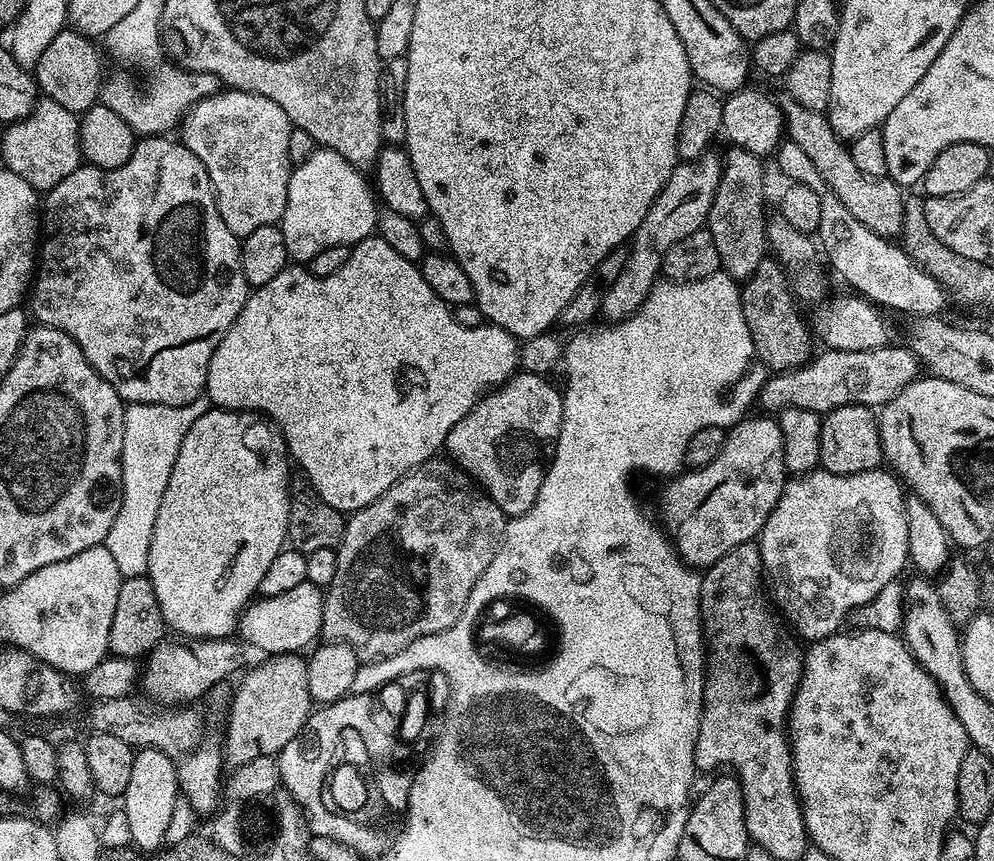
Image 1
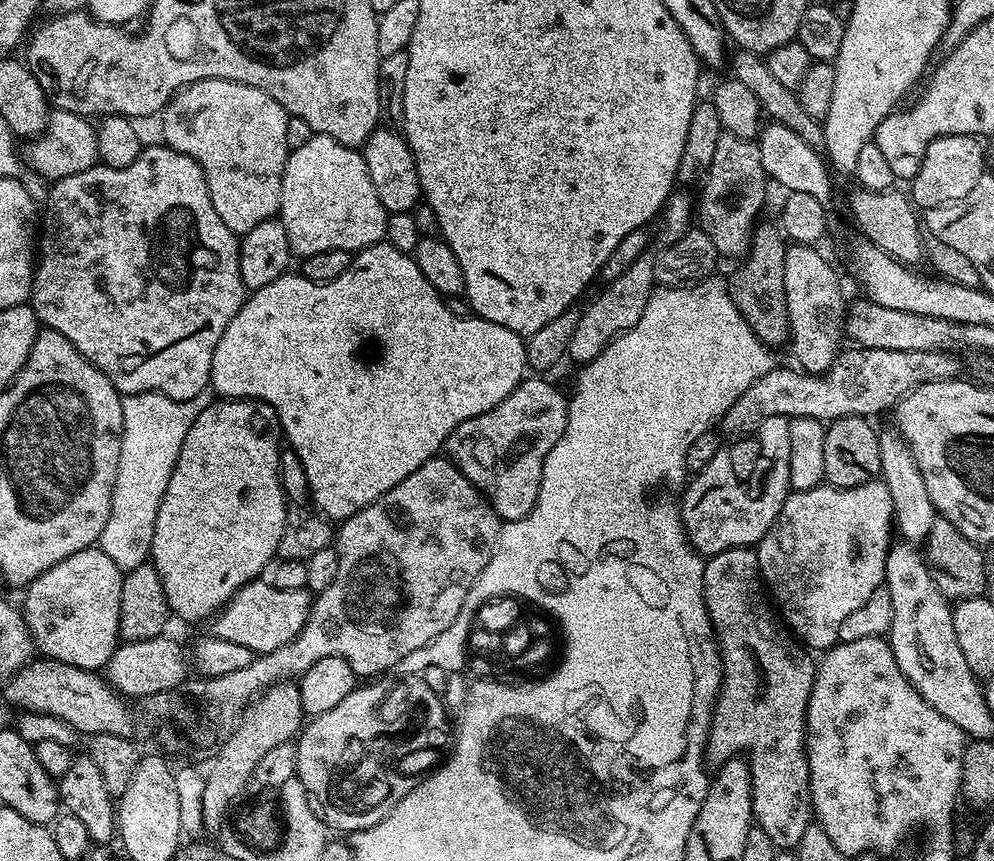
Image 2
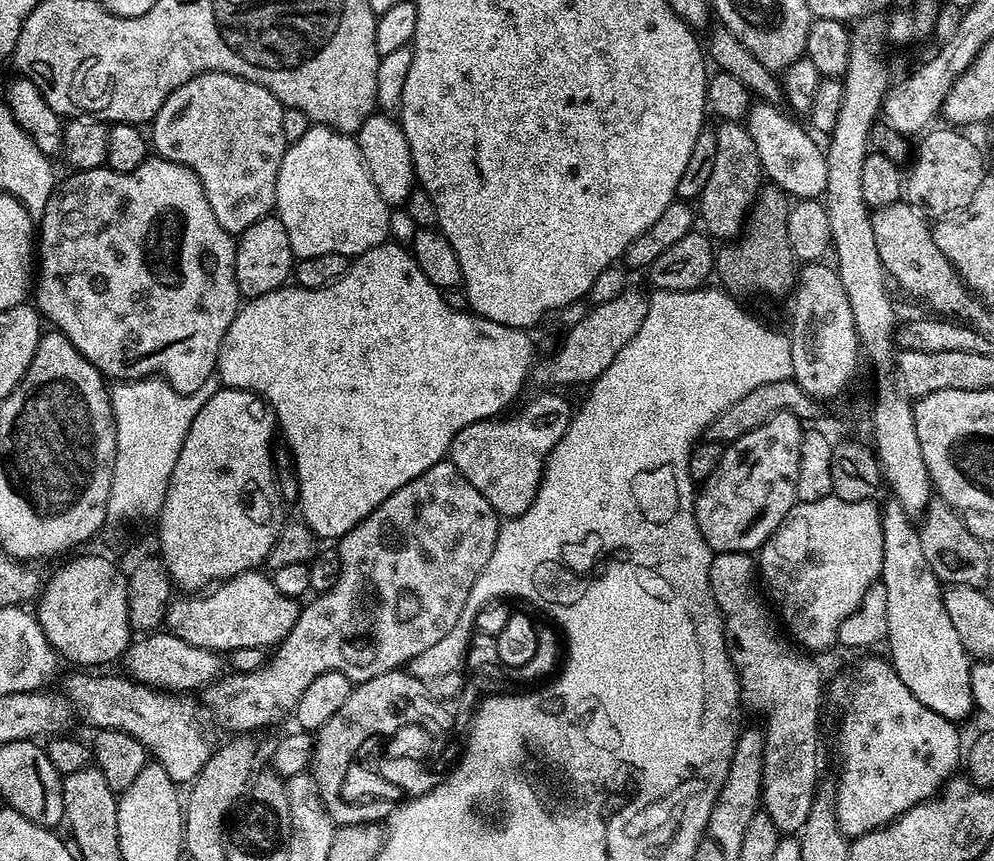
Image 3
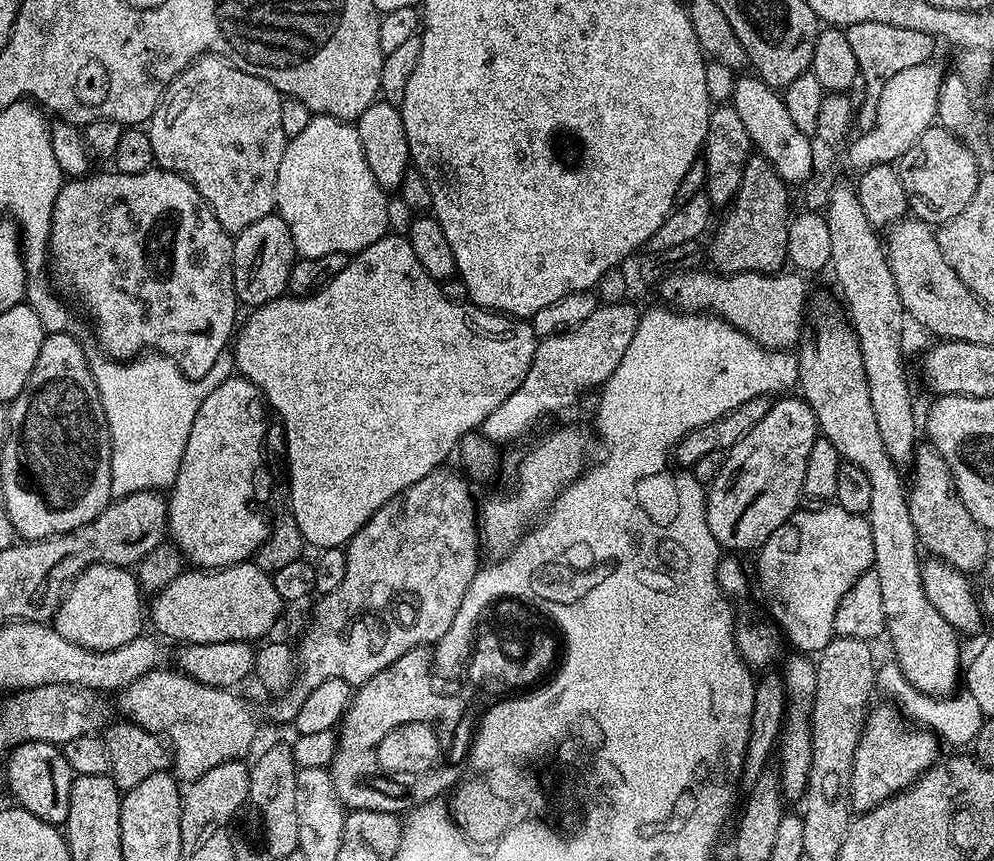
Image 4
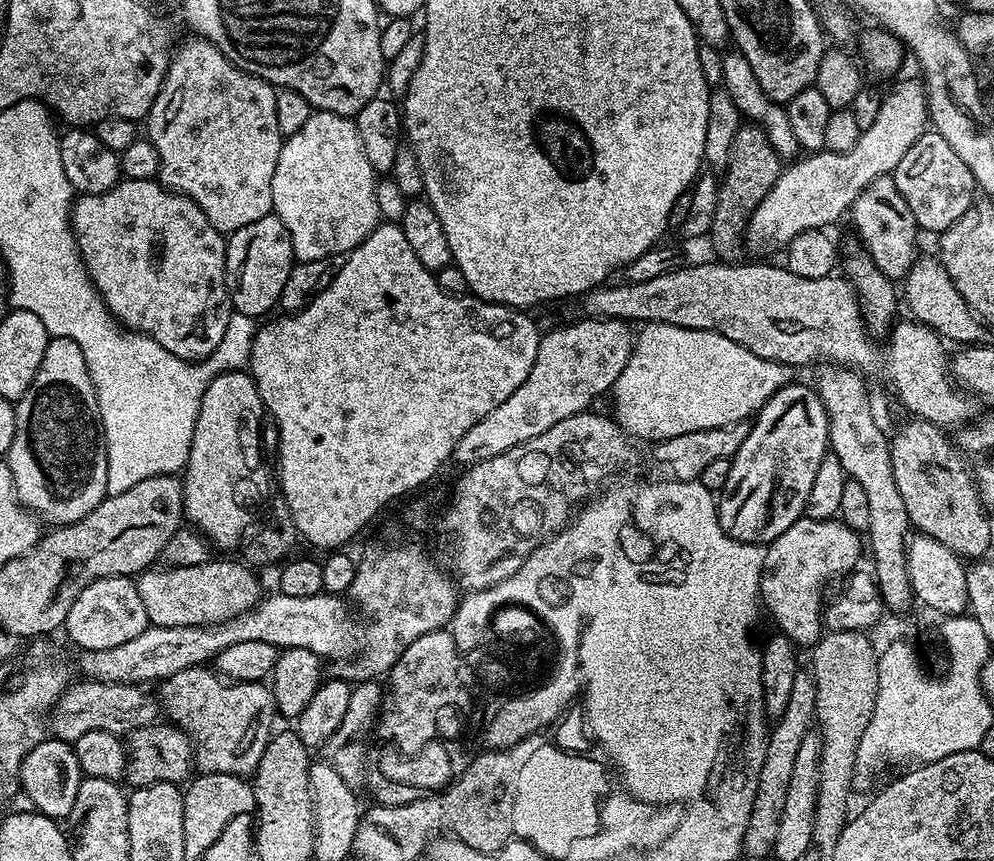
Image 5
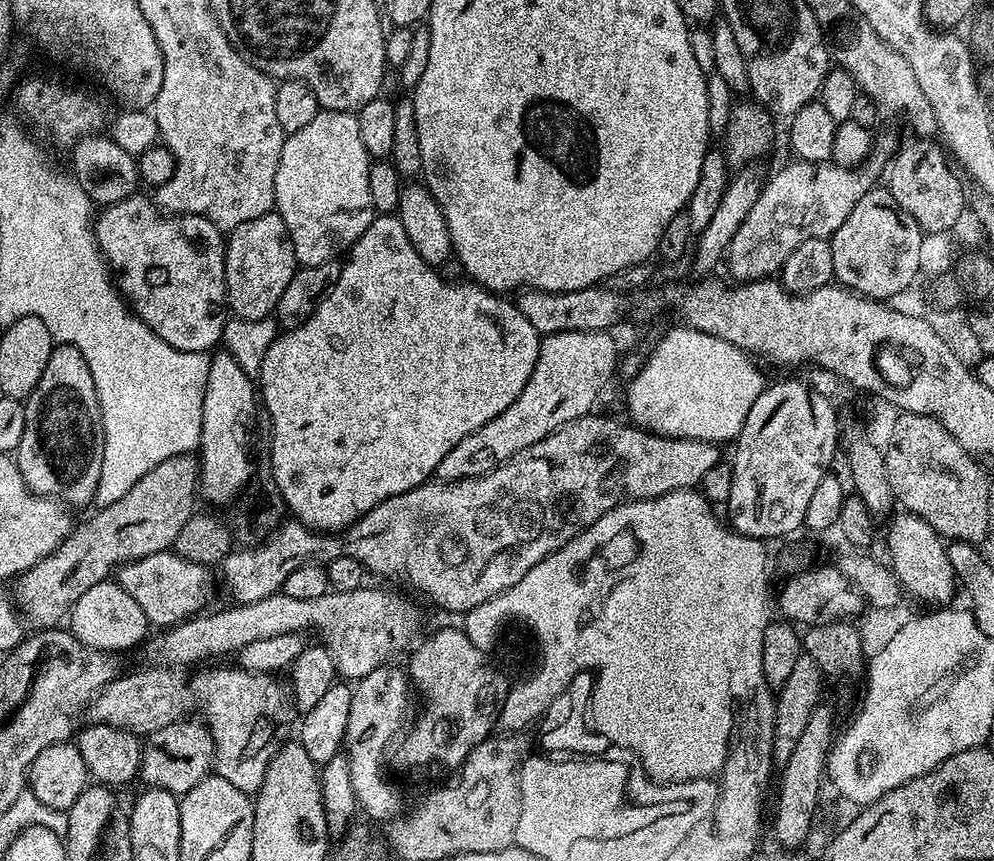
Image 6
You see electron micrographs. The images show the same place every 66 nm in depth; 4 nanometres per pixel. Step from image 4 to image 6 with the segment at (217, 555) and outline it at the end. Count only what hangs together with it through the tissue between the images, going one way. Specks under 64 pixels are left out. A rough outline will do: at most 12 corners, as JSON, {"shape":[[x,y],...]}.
{"shape":[[228,351],[206,374],[198,492],[230,503],[252,476],[258,388]]}

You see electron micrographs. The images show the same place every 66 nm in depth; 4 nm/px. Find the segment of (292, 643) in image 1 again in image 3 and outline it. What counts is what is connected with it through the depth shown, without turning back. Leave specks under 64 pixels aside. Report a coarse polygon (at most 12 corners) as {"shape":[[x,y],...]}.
{"shape":[[260,570],[184,594],[167,631],[211,652],[268,650],[301,605]]}

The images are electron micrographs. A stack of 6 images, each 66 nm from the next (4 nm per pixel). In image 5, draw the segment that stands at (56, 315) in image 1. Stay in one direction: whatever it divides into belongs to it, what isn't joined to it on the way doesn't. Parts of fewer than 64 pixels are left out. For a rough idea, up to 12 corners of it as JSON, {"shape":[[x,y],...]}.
{"shape":[[121,179],[72,233],[121,326],[208,358],[225,237],[190,197]]}

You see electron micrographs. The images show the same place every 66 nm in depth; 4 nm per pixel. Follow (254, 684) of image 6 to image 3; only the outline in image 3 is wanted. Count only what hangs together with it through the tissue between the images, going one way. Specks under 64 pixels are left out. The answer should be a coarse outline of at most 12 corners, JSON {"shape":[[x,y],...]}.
{"shape":[[121,676],[66,677],[96,730],[138,738],[177,786],[214,751],[191,695]]}

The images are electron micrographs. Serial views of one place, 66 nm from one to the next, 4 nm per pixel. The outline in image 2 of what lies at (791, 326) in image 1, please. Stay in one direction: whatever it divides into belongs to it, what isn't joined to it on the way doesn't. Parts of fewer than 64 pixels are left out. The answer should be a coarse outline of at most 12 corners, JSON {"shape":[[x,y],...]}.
{"shape":[[757,223],[727,277],[734,306],[770,349],[787,345],[786,237]]}

